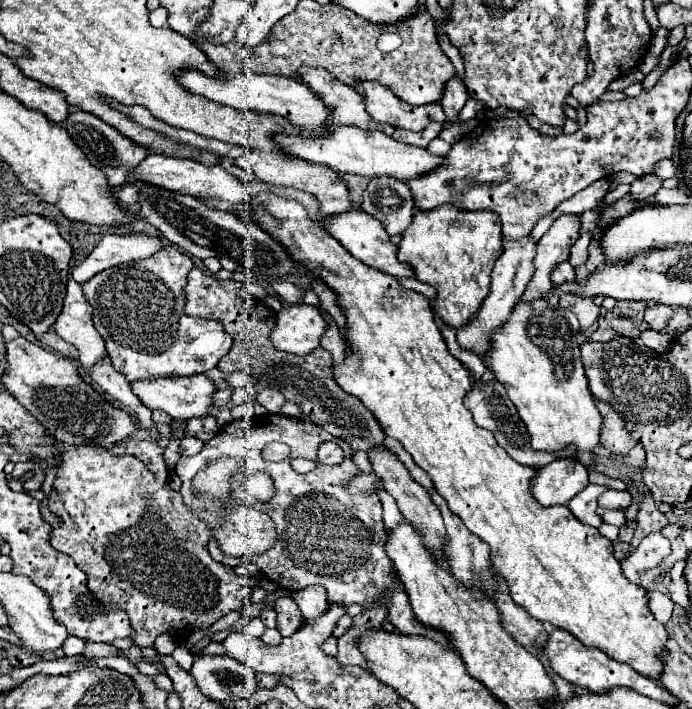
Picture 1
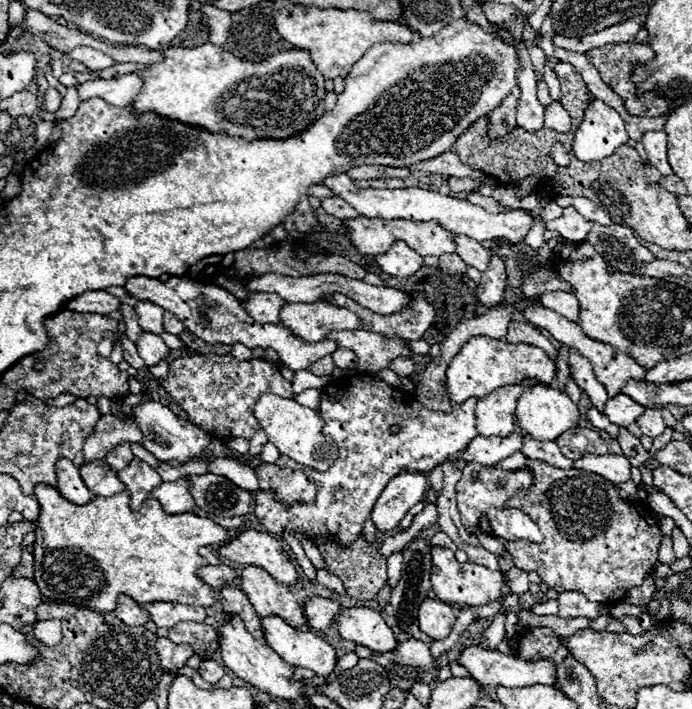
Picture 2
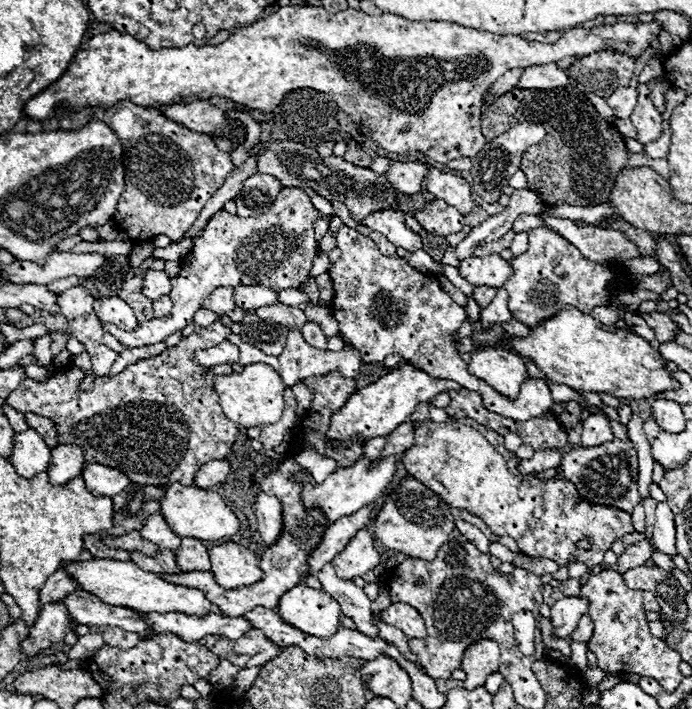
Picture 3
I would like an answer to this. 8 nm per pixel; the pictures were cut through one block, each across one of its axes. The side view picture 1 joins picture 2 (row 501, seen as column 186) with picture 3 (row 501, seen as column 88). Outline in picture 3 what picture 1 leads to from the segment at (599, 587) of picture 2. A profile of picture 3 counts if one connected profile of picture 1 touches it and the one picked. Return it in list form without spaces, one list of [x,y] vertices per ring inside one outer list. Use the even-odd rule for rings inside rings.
[[[462,418],[442,424],[418,422],[414,446],[404,452],[402,462],[410,476],[436,492],[444,502],[482,518],[496,536],[514,538],[520,552],[530,558],[548,558],[560,566],[582,562],[594,568],[602,564],[602,556],[612,548],[614,540],[634,532],[628,512],[578,498],[572,482],[556,480],[556,486],[546,490],[550,480],[540,480],[536,474],[522,476],[518,470],[498,470],[498,466],[518,466],[520,458],[504,448],[502,434],[486,430],[484,436]],[[480,460],[486,464],[484,470]],[[582,538],[592,538],[590,550],[576,546]]]

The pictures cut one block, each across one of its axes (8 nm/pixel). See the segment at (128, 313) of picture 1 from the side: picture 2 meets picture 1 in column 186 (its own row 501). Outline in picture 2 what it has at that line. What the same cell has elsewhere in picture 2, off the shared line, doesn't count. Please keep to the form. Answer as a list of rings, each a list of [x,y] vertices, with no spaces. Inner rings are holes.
[[[346,376],[332,380],[320,396],[320,418],[326,422],[324,434],[336,438],[340,456],[326,472],[316,472],[283,454],[275,462],[280,468],[306,470],[316,486],[316,500],[312,504],[294,504],[286,510],[282,502],[274,500],[272,492],[256,490],[256,518],[276,534],[284,528],[292,534],[302,530],[310,540],[314,536],[338,538],[342,546],[350,546],[362,534],[364,520],[370,516],[372,506],[392,476],[402,470],[426,474],[436,464],[464,450],[468,442],[478,436],[474,416],[476,404],[478,398],[468,398],[468,402],[456,406],[452,414],[444,414],[426,410],[414,396],[388,386],[378,376]],[[392,424],[400,426],[398,434],[390,434]]]

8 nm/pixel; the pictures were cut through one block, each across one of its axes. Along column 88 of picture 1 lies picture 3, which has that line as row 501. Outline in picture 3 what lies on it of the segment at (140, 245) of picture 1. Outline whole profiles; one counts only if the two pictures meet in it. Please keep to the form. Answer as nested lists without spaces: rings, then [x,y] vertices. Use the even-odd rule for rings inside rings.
[[[258,492],[254,502],[254,514],[258,522],[258,532],[264,540],[264,544],[276,542],[282,530],[282,516],[280,516],[280,500],[276,496],[268,496],[264,492]]]

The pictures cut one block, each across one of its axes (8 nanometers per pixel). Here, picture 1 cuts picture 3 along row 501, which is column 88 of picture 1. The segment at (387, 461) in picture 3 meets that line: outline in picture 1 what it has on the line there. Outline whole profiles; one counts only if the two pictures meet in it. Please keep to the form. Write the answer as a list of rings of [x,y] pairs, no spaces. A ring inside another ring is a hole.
[[[68,280],[68,294],[54,330],[66,342],[78,348],[78,360],[86,374],[92,372],[96,362],[106,358],[106,342],[92,324],[92,306],[84,298],[82,286],[74,280]]]

